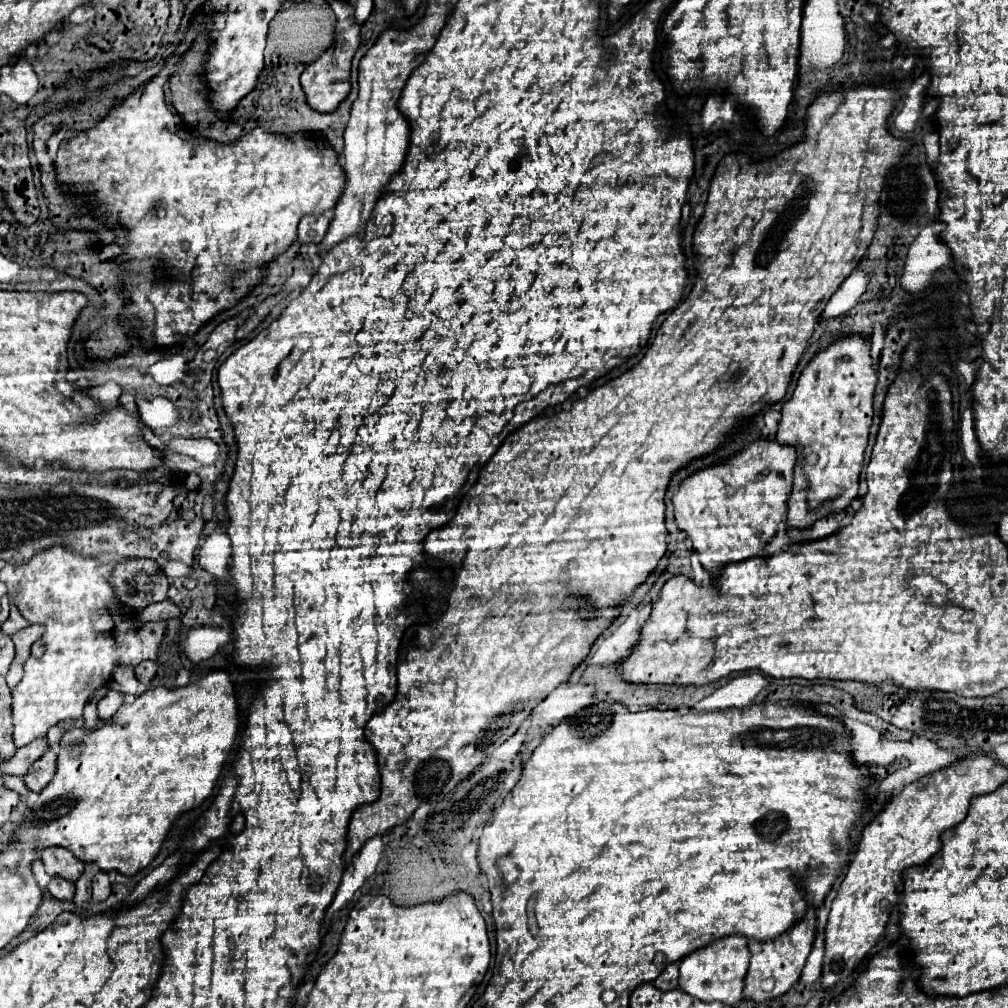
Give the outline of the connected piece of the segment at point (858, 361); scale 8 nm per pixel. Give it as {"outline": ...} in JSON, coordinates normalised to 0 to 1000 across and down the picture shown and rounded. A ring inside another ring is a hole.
{"outline":[[[855,333],[835,335],[808,353],[798,365],[786,395],[778,401],[770,437],[772,440],[788,442],[792,450],[788,486],[780,510],[782,524],[800,526],[808,522],[810,516],[839,506],[849,494],[861,429],[867,415],[865,393],[869,369],[863,361],[863,341]],[[825,488],[833,490],[825,494]]]}

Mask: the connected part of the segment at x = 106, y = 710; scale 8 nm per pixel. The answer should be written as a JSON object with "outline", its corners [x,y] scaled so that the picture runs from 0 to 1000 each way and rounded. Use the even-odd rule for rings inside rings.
{"outline":[[[109,685],[99,696],[97,696],[97,712],[107,714],[113,710],[113,706],[123,698],[123,688]]]}

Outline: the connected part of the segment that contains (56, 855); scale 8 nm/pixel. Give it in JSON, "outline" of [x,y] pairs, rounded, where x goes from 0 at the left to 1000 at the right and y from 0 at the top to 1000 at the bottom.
{"outline":[[[46,841],[42,845],[44,863],[48,869],[60,869],[63,873],[75,875],[83,867],[83,857],[63,841]]]}

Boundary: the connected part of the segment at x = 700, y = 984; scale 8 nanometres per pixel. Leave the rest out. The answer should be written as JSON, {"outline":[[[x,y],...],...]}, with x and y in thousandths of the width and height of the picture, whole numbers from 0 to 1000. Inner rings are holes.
{"outline":[[[720,929],[718,933],[710,933],[675,952],[675,980],[696,994],[714,992],[718,996],[730,996],[736,992],[742,954],[742,933],[738,933],[738,929]]]}

